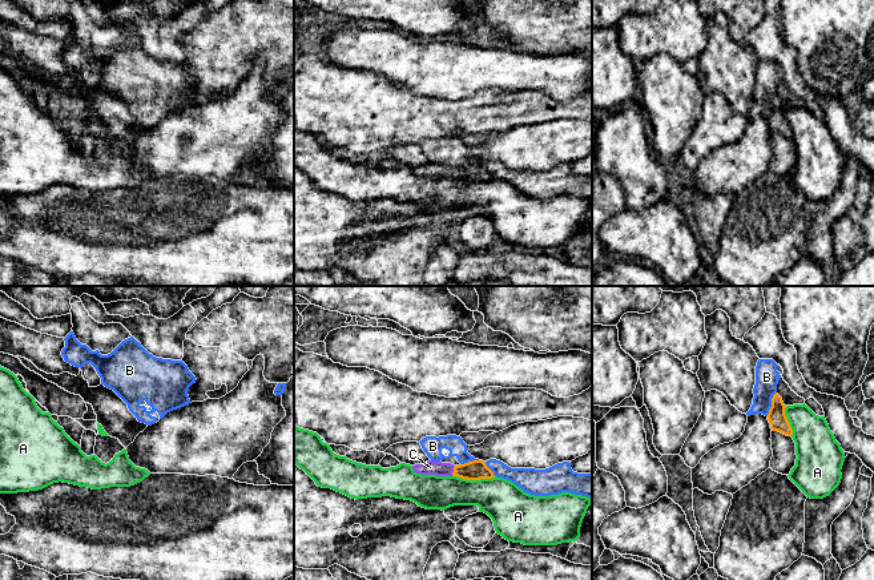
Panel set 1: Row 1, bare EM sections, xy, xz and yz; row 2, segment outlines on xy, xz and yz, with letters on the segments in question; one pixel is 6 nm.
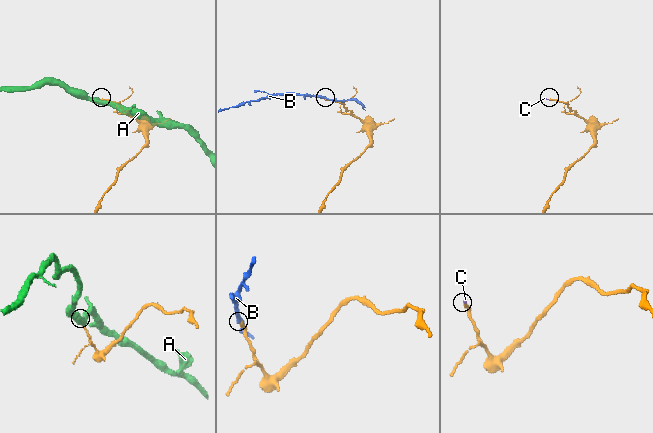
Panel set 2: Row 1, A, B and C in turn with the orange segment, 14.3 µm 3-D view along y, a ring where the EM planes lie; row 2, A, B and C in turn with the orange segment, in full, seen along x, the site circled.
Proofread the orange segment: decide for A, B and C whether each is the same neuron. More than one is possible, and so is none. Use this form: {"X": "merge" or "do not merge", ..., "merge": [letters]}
{"A": "do not merge", "B": "do not merge", "C": "merge", "merge": ["C"]}

